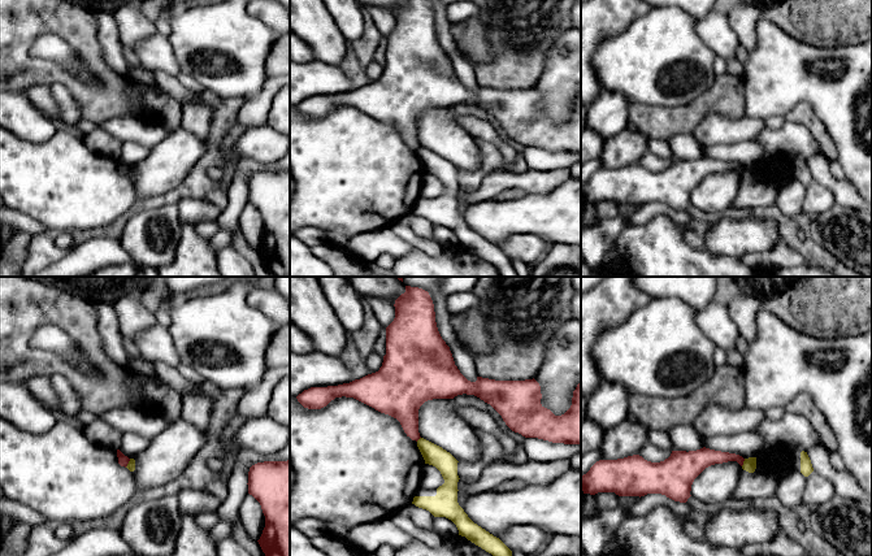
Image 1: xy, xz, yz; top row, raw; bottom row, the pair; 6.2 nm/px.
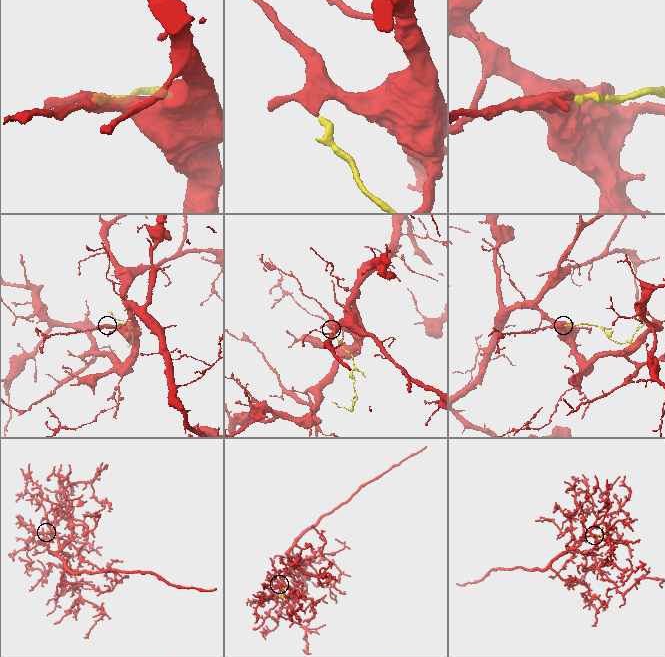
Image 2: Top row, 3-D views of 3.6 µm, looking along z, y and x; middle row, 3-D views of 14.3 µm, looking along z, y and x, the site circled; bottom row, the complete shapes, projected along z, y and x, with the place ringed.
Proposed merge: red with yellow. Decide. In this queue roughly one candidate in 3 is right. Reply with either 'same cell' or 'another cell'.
another cell

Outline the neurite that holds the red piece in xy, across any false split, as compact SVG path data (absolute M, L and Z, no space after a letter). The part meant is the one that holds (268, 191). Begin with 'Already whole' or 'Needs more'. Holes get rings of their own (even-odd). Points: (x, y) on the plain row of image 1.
Already whole. M290 169L264 170L250 177L248 203L261 214L265 236L257 249L276 277L290 277Z

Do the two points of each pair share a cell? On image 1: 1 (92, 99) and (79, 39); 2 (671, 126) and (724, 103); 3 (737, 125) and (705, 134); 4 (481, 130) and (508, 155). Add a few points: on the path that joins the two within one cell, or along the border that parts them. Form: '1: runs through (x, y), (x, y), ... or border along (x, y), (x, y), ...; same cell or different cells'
1: runs through (107, 86), (107, 78), (89, 55); same cell
2: runs through (684, 118), (702, 105), (711, 103); same cell
3: runs through (729, 130), (712, 130); same cell
4: runs through (489, 134), (503, 147); same cell

